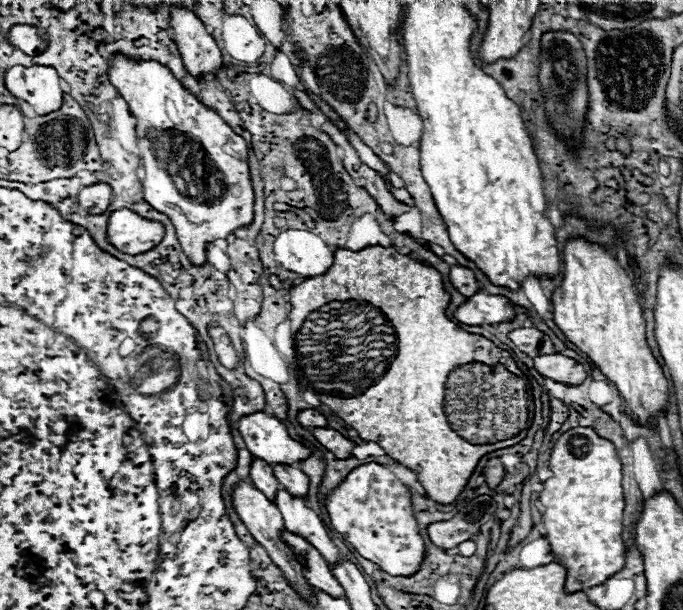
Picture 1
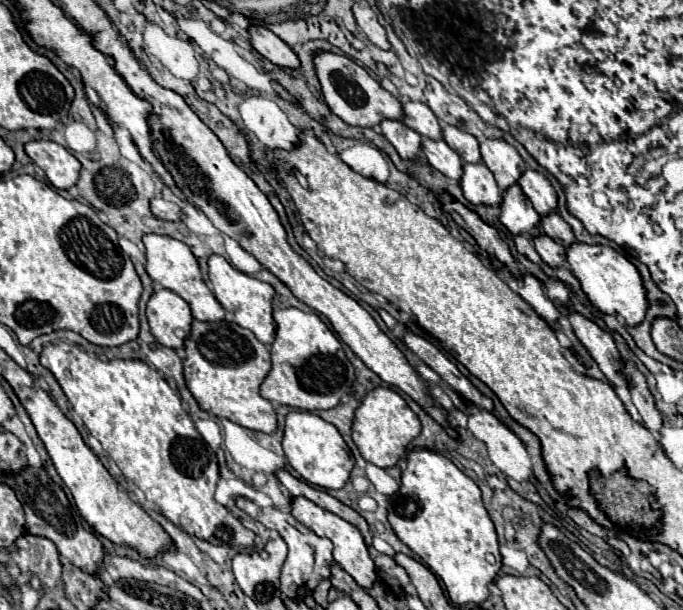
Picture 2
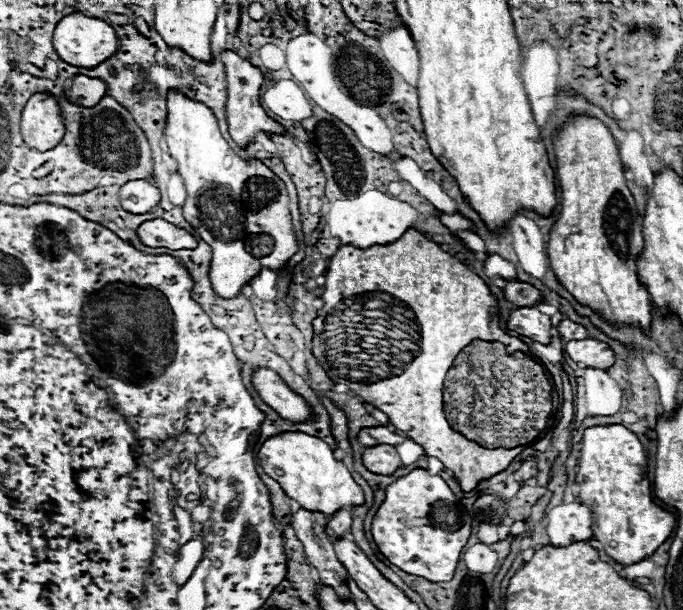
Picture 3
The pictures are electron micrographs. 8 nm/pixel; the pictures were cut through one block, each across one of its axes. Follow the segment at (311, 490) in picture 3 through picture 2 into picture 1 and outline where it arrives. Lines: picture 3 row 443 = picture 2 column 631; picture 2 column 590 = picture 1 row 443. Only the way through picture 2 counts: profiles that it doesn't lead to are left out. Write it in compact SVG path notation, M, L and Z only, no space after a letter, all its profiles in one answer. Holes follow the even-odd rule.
M254 412L240 418L238 432L242 434L246 448L266 464L296 466L312 454L312 448L290 438L286 426L266 412Z

